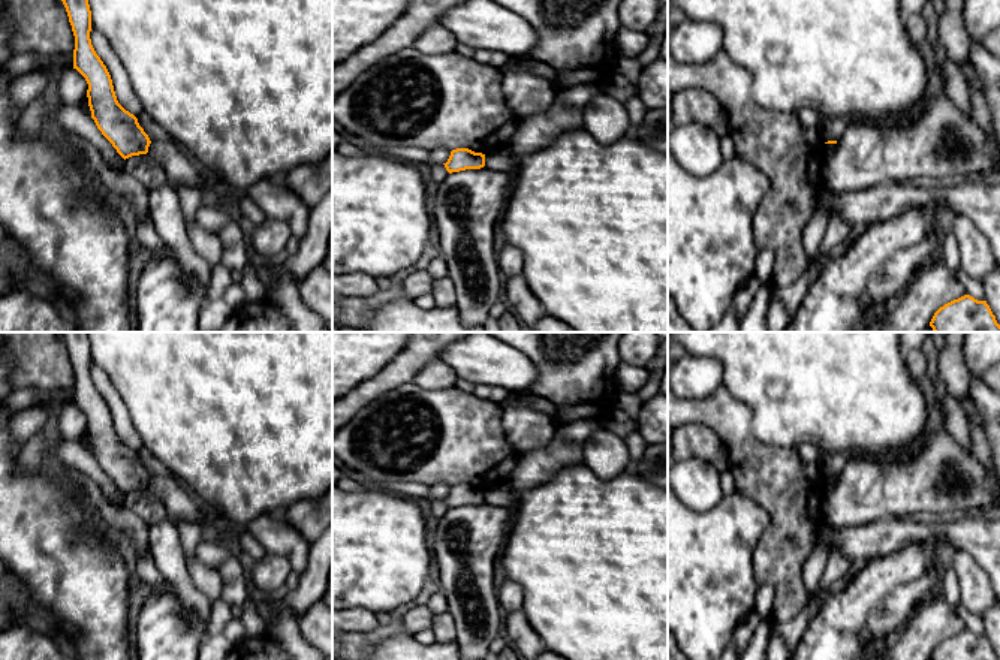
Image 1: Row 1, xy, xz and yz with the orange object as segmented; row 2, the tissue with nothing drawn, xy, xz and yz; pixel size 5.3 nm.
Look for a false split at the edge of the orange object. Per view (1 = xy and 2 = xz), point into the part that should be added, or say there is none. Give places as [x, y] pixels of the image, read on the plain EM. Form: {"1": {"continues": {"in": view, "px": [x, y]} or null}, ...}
{"1": {"continues": null}, "2": {"continues": null}}

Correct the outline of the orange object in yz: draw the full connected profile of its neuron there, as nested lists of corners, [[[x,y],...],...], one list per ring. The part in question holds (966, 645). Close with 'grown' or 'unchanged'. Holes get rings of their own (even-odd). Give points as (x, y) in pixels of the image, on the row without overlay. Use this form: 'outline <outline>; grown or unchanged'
outline [[[964,630],[940,642],[930,660],[999,660],[987,636]]]; unchanged

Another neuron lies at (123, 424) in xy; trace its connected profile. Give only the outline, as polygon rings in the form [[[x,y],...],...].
[[[93,361],[90,367],[90,374],[96,389],[100,392],[111,410],[118,439],[126,446],[138,452],[142,447],[142,440],[133,427],[126,404],[114,389],[108,374],[102,368],[99,368]]]

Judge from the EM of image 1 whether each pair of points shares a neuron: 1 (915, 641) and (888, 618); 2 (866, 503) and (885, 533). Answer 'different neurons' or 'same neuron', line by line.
1: different neurons
2: different neurons

